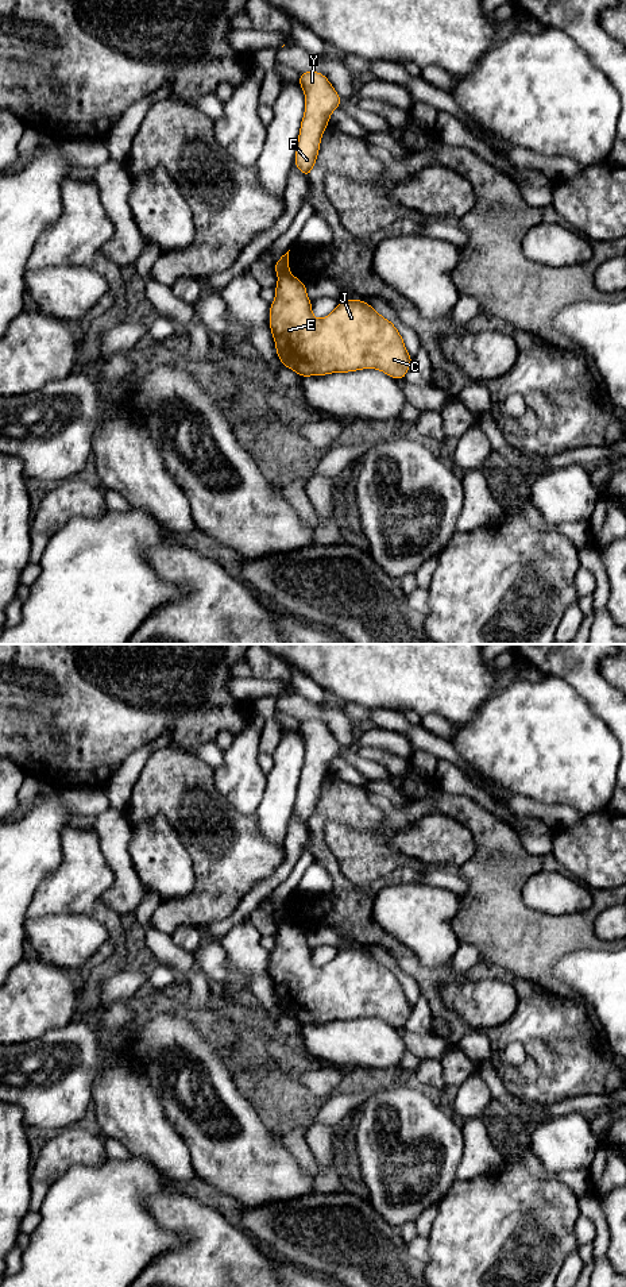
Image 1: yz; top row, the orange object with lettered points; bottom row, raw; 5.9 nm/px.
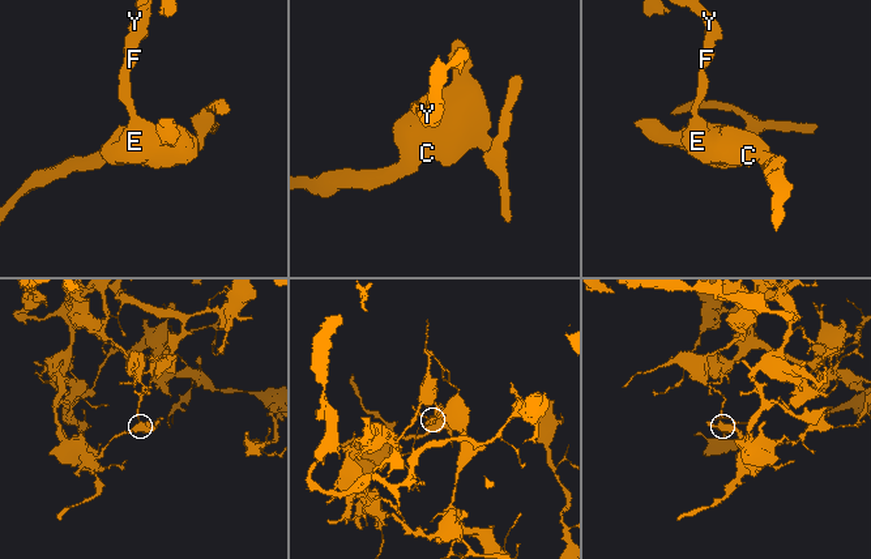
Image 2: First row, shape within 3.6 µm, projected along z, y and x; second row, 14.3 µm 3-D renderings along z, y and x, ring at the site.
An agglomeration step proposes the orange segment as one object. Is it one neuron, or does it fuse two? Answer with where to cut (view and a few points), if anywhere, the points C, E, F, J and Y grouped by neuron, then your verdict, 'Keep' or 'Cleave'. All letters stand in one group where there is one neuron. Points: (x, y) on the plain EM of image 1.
Split along yz (289, 921), (279, 924). Groups: C E J / F Y. Cleave

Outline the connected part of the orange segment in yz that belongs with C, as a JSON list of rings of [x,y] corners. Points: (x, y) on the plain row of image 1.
[[[291,922],[278,925],[275,948],[270,952],[270,978],[279,1009],[302,1026],[376,1017],[398,1029],[405,1028],[413,1009],[397,975],[363,948],[340,949],[328,964],[317,968],[312,960],[312,949],[306,941],[306,932],[302,932]]]

